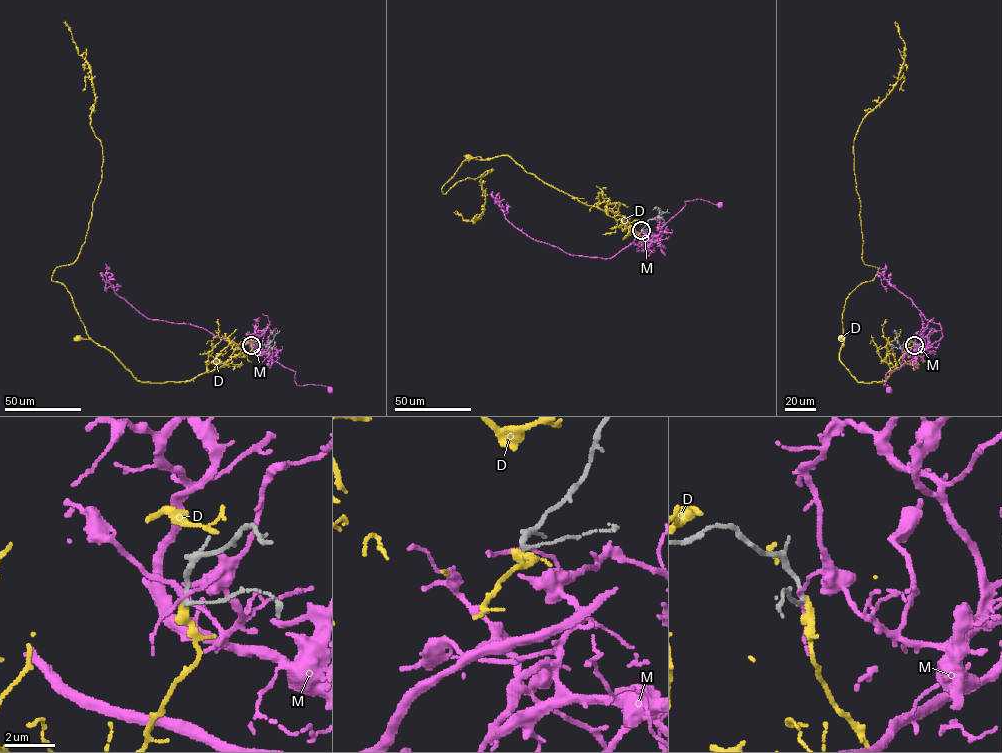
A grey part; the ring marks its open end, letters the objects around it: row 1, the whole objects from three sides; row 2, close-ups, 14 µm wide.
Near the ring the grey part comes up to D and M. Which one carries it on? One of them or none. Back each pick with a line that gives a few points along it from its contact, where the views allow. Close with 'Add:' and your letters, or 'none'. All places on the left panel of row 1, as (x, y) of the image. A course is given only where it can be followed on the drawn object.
Add: none

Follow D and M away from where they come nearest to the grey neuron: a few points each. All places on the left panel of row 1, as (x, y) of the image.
D: (252, 345), (247, 355), (239, 354), (222, 366), (189, 380), (142, 382), (104, 347), (90, 339), (79, 338)
M: (252, 345), (295, 372), (294, 381), (298, 385), (321, 385), (330, 390)

